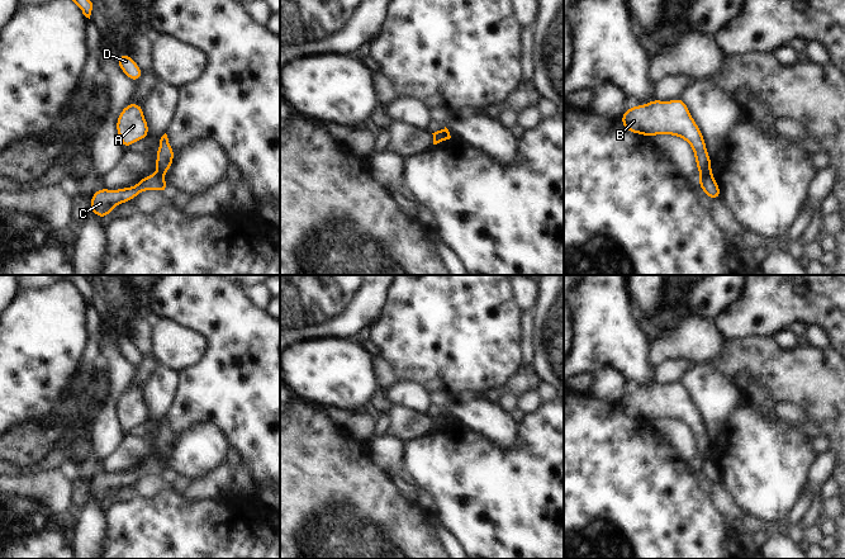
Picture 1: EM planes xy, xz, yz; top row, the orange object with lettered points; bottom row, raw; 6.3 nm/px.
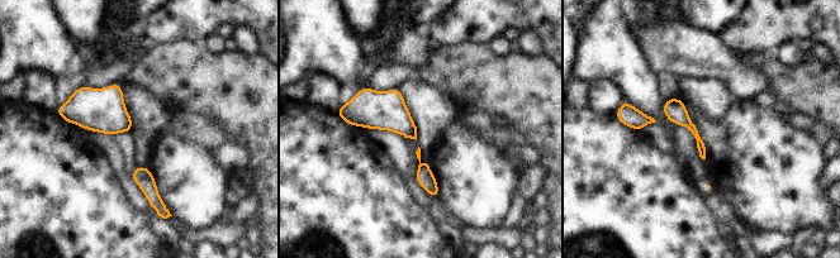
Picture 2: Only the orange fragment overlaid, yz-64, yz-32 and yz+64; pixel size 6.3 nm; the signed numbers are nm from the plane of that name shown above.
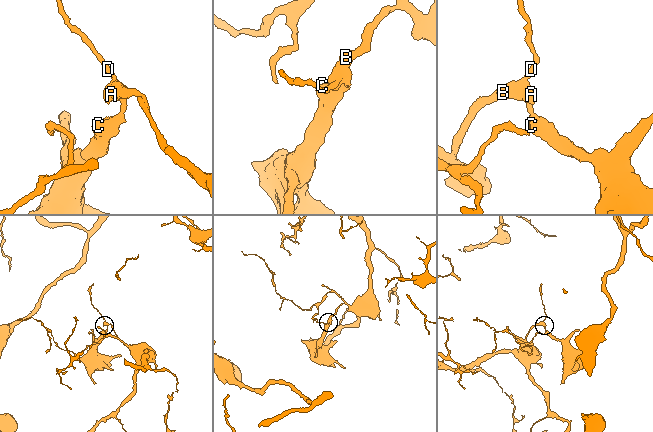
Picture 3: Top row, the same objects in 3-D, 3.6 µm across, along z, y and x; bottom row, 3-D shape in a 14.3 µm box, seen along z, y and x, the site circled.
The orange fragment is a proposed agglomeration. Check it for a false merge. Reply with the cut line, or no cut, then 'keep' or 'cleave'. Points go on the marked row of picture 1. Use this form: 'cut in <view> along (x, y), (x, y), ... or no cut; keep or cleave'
cut in yz along (710, 170), (701, 175); cleave

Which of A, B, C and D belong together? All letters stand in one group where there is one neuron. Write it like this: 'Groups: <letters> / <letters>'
Groups: A B D / C.

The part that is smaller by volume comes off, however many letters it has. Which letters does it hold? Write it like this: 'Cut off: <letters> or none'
Cut off: C

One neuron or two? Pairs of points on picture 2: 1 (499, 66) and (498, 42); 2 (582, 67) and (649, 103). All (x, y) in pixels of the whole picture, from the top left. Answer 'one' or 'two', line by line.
1: two
2: one

